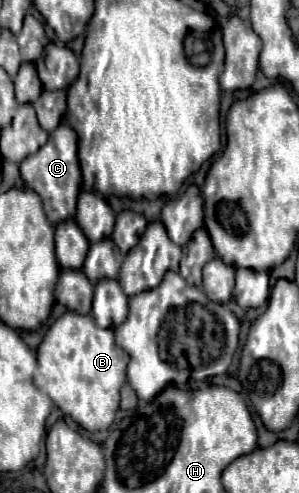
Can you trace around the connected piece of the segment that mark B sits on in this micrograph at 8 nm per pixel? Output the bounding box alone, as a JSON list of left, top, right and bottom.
[34,312,130,432]

